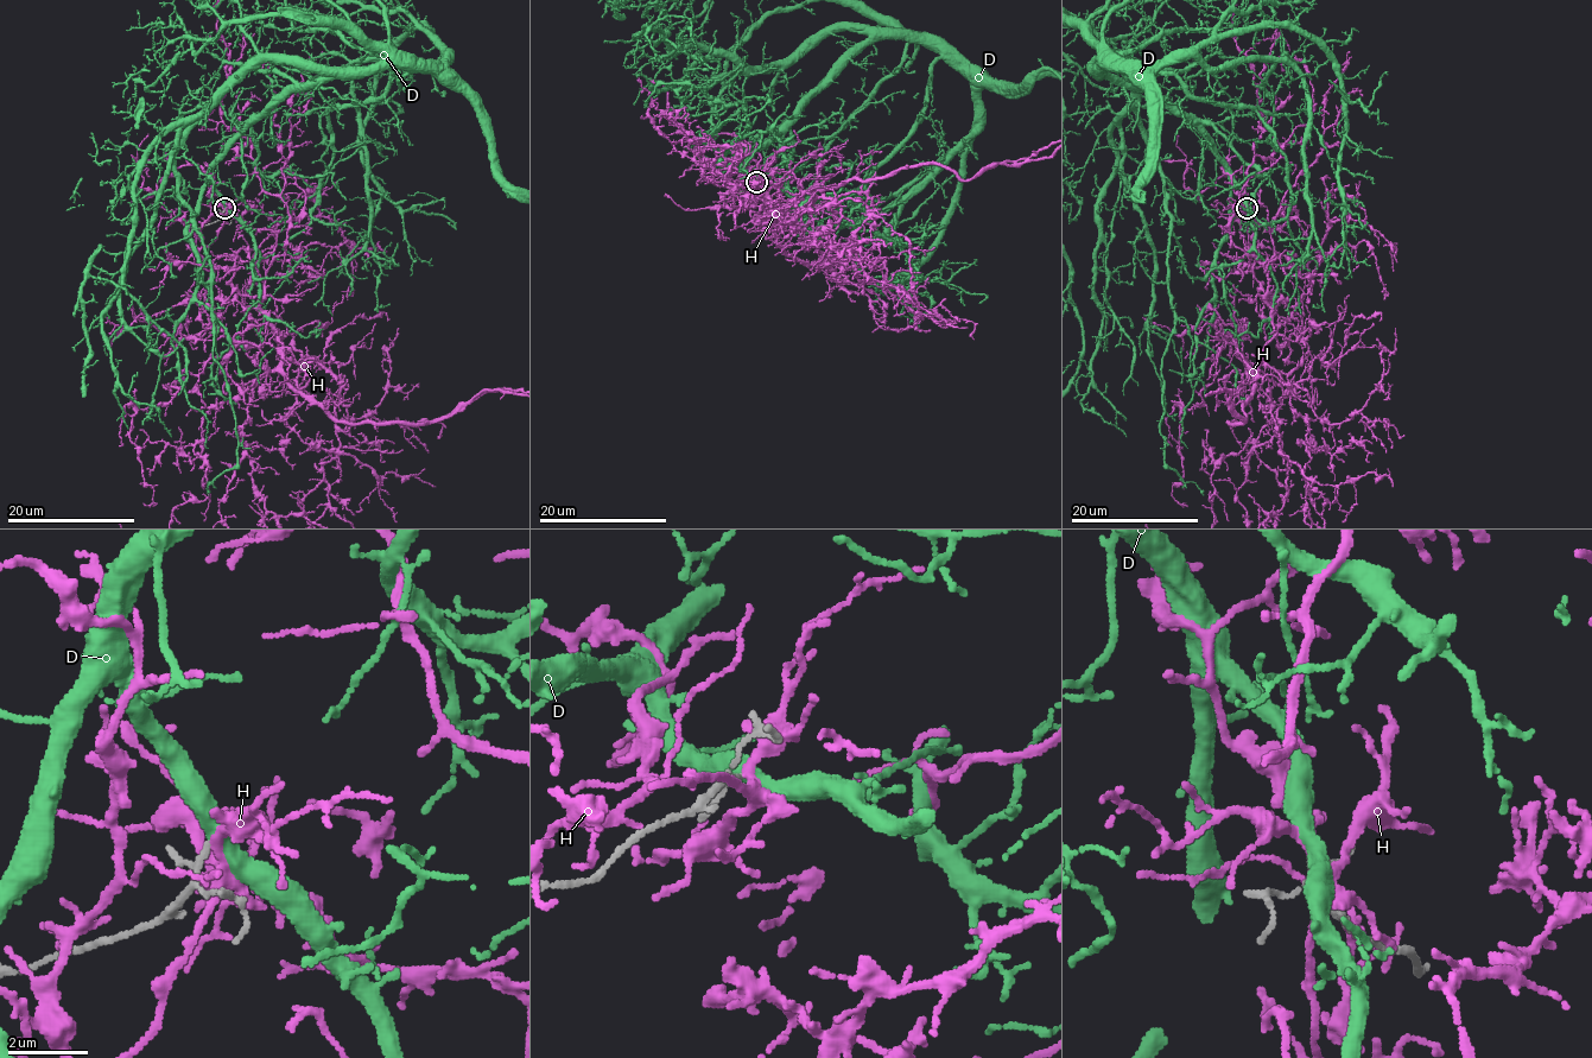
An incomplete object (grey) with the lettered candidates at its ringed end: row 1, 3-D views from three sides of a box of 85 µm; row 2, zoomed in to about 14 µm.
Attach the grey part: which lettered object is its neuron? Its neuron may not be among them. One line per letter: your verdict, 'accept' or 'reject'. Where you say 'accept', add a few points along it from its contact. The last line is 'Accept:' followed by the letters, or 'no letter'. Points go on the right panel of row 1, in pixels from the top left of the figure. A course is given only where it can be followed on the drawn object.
D: accept
H: reject
Accept: D

